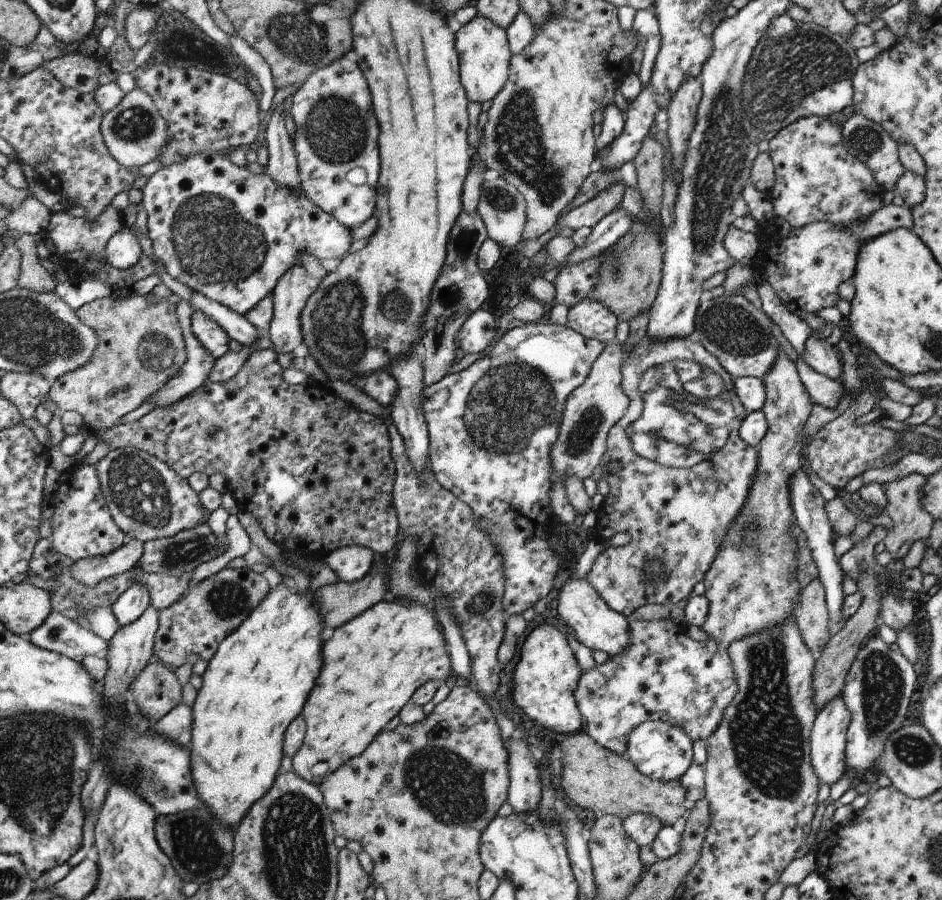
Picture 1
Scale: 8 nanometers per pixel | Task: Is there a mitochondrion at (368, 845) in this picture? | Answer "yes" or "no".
no

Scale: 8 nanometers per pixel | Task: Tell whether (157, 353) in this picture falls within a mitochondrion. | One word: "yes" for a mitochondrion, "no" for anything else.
yes

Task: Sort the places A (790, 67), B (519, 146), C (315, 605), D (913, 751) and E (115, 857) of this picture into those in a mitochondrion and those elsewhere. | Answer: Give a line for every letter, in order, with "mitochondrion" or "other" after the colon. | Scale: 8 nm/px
A: mitochondrion
B: mitochondrion
C: other
D: mitochondrion
E: other

